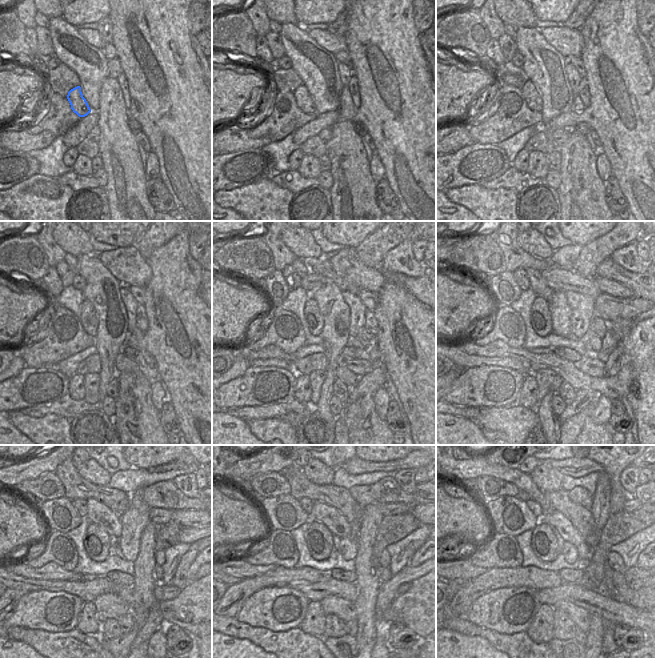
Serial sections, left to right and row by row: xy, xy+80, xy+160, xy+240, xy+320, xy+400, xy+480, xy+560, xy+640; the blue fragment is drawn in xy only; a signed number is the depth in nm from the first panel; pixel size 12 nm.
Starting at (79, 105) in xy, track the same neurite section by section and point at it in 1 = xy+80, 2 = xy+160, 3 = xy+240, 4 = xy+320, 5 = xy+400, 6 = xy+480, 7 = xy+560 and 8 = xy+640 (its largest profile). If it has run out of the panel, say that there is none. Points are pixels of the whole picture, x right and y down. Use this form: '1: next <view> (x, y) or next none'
1: next xy+80 (303, 99)
2: next xy+160 (529, 92)
3: next xy+240 (88, 319)
4: next xy+320 (312, 313)
5: next xy+400 (541, 322)
6: next xy+480 (96, 540)
7: next xy+560 (319, 540)
8: next xy+640 (544, 544)

